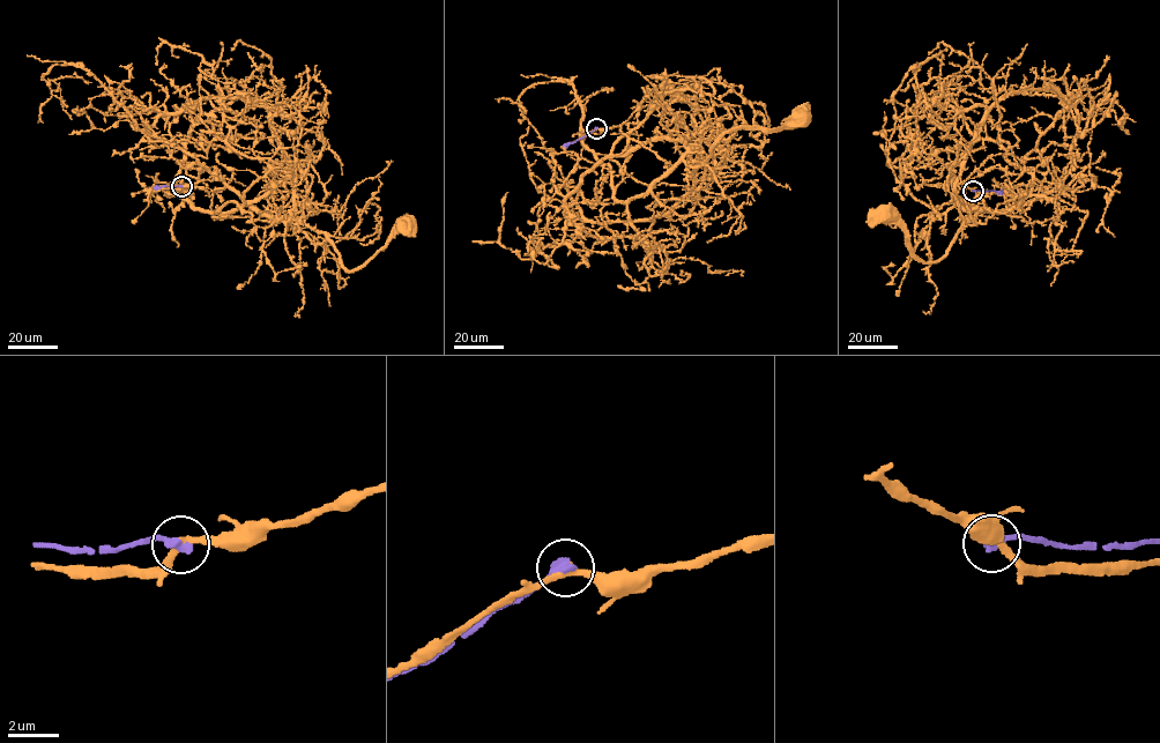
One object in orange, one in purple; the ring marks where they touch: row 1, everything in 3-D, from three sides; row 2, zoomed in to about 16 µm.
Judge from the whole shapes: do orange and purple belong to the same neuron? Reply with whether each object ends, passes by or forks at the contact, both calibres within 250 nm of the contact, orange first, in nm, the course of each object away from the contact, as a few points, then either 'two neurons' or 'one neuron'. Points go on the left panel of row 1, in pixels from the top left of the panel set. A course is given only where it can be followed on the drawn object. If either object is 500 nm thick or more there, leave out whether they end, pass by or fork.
orange passes by; purple ends there; 280 nm thick on the orange side, 400 nm on the other; orange runs (181, 186), (216, 176), (215, 165), (220, 179), (272, 218), (295, 216), (321, 231), (349, 270), (407, 221); purple runs (181, 186), (154, 187); two neurons

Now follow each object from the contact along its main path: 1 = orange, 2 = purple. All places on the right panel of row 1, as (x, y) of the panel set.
1: (973, 191), (963, 185), (998, 164), (1032, 176), (1009, 209), (968, 209), (932, 261), (915, 257), (880, 212)
2: (973, 191), (1002, 192)

